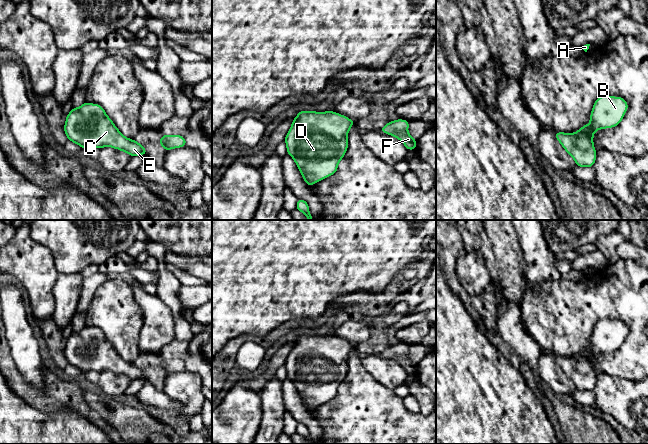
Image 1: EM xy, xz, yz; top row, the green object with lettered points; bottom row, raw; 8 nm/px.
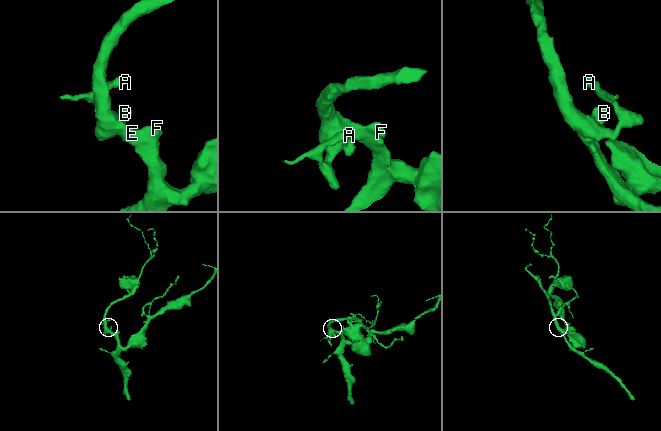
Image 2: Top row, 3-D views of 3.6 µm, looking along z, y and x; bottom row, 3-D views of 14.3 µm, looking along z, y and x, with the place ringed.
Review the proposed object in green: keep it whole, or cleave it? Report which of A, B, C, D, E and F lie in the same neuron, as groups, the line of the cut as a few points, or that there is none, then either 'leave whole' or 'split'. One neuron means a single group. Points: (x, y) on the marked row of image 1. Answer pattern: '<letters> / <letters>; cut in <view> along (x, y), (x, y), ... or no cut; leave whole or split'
A B C D E F; no cut; leave whole

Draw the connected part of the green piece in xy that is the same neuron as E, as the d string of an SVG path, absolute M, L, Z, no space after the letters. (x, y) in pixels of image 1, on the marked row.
M85 102L78 108L72 108L70 113L66 116L64 131L69 141L76 143L84 149L89 147L101 149L109 146L126 152L131 157L148 154L143 145L123 136L99 104Z

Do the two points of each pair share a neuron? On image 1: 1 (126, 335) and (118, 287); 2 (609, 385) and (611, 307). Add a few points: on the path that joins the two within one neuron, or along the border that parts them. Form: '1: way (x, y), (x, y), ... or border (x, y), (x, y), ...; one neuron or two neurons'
1: way (121, 323), (118, 315), (118, 299); one neuron
2: border (597, 374), (612, 374), (632, 381); two neurons

